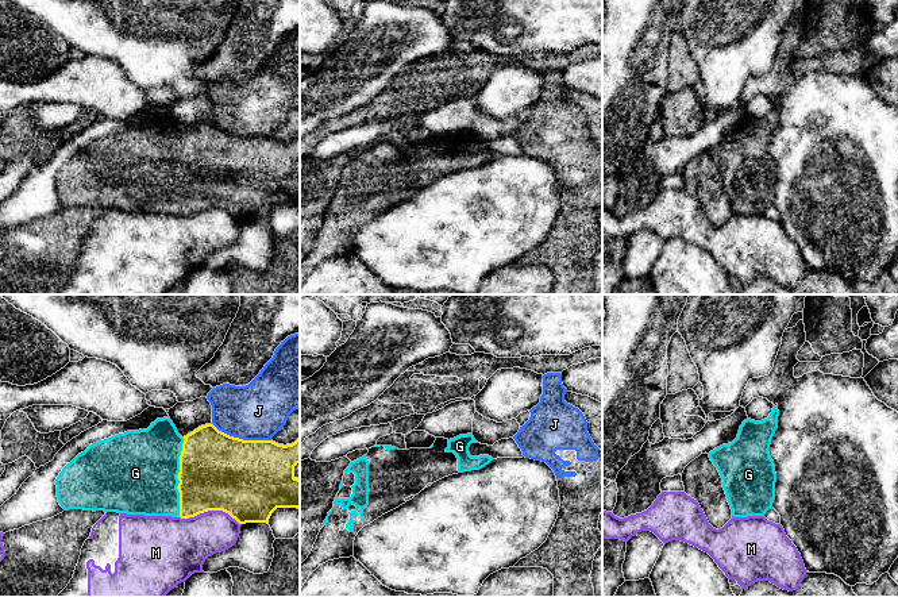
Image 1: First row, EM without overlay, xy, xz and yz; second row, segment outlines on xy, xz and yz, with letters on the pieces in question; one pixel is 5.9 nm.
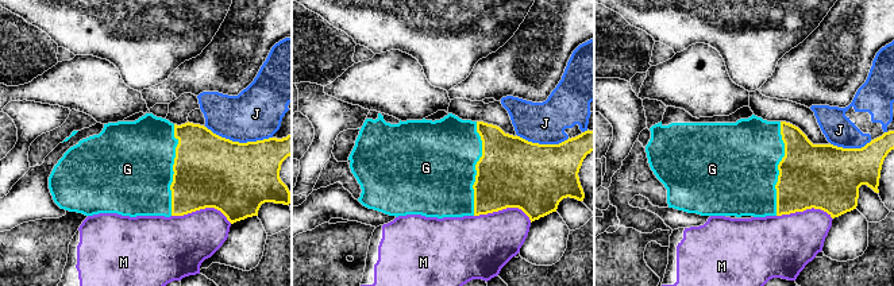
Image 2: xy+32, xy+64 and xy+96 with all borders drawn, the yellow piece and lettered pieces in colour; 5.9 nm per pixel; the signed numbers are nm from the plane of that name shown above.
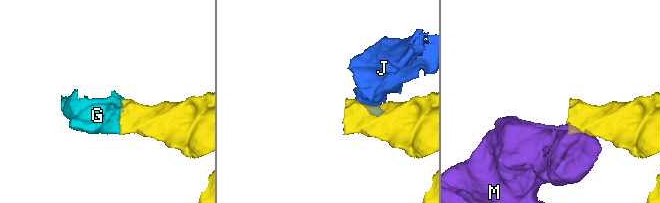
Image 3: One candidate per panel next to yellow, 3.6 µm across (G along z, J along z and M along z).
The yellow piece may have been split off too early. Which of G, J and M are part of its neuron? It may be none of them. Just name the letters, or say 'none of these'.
G

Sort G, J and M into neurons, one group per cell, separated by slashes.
G / J / M

